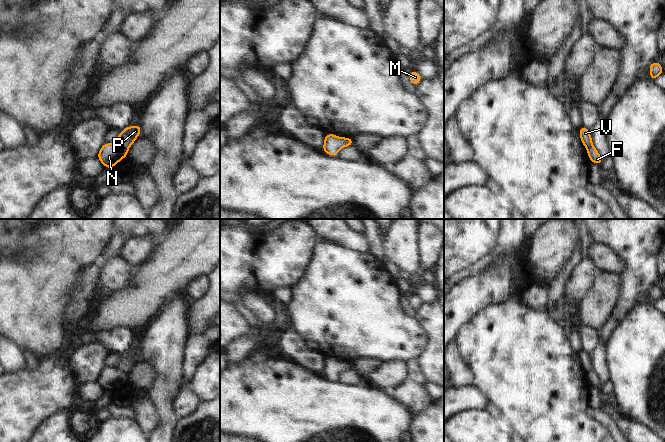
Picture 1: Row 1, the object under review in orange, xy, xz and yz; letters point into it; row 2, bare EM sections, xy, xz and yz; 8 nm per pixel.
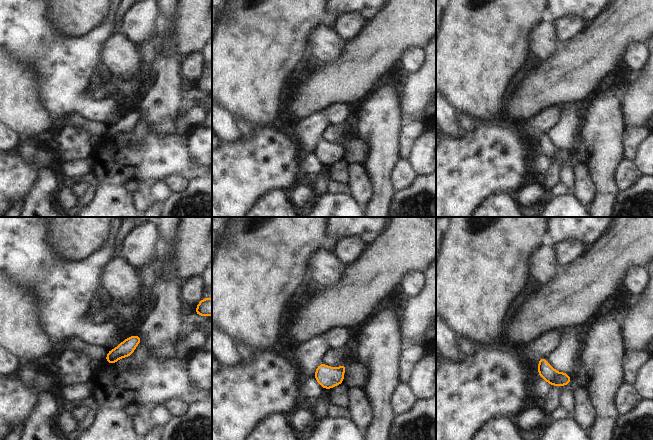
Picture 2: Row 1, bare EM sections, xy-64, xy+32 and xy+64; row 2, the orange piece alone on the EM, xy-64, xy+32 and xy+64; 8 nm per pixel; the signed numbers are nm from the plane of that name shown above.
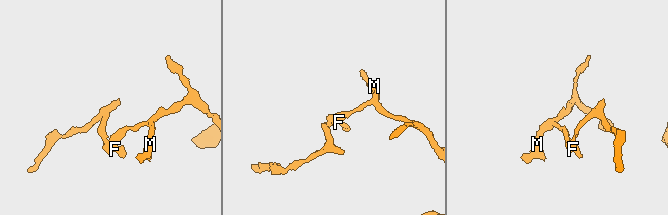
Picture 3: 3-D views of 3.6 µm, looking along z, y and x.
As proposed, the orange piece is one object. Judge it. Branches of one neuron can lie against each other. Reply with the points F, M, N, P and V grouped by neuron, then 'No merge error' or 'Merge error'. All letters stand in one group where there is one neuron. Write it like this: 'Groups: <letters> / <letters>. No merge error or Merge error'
Groups: F N / M P V. Merge error.

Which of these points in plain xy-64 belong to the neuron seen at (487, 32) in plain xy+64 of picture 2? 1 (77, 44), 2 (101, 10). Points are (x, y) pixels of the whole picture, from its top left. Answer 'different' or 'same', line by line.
1: different
2: same

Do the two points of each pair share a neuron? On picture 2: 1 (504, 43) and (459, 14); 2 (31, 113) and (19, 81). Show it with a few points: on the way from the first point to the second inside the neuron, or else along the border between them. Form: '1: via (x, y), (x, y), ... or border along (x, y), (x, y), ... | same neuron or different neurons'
1: via (493, 38), (470, 15) | same neuron
2: via (23, 105), (19, 101), (19, 89) | same neuron

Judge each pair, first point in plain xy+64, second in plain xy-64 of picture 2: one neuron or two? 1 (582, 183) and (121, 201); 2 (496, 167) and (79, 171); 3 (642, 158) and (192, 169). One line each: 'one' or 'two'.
1: two
2: two
3: two

